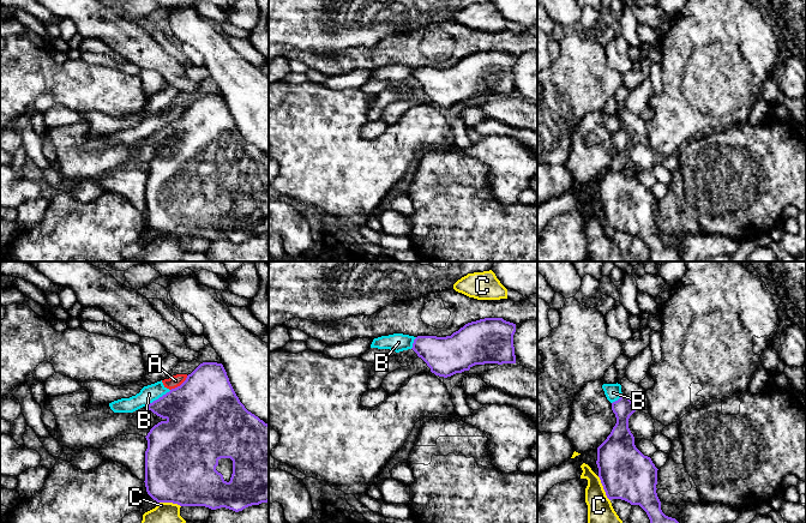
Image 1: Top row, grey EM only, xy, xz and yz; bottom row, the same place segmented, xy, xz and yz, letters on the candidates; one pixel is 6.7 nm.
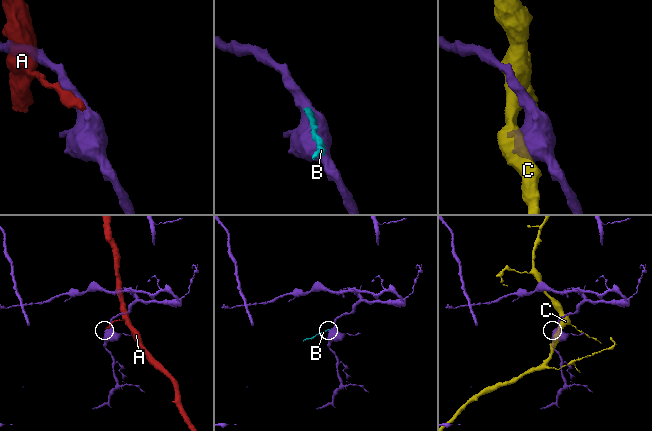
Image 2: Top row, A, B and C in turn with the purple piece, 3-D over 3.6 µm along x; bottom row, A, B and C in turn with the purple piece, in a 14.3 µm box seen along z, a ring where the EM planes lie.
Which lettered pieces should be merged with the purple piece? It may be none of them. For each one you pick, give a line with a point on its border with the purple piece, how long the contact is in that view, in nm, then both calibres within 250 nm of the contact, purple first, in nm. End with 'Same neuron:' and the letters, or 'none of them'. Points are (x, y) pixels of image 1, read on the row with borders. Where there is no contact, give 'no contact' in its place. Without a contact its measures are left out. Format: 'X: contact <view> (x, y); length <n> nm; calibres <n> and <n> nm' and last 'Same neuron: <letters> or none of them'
Same neuron: none of them

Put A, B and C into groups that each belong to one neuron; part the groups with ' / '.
A B / C

